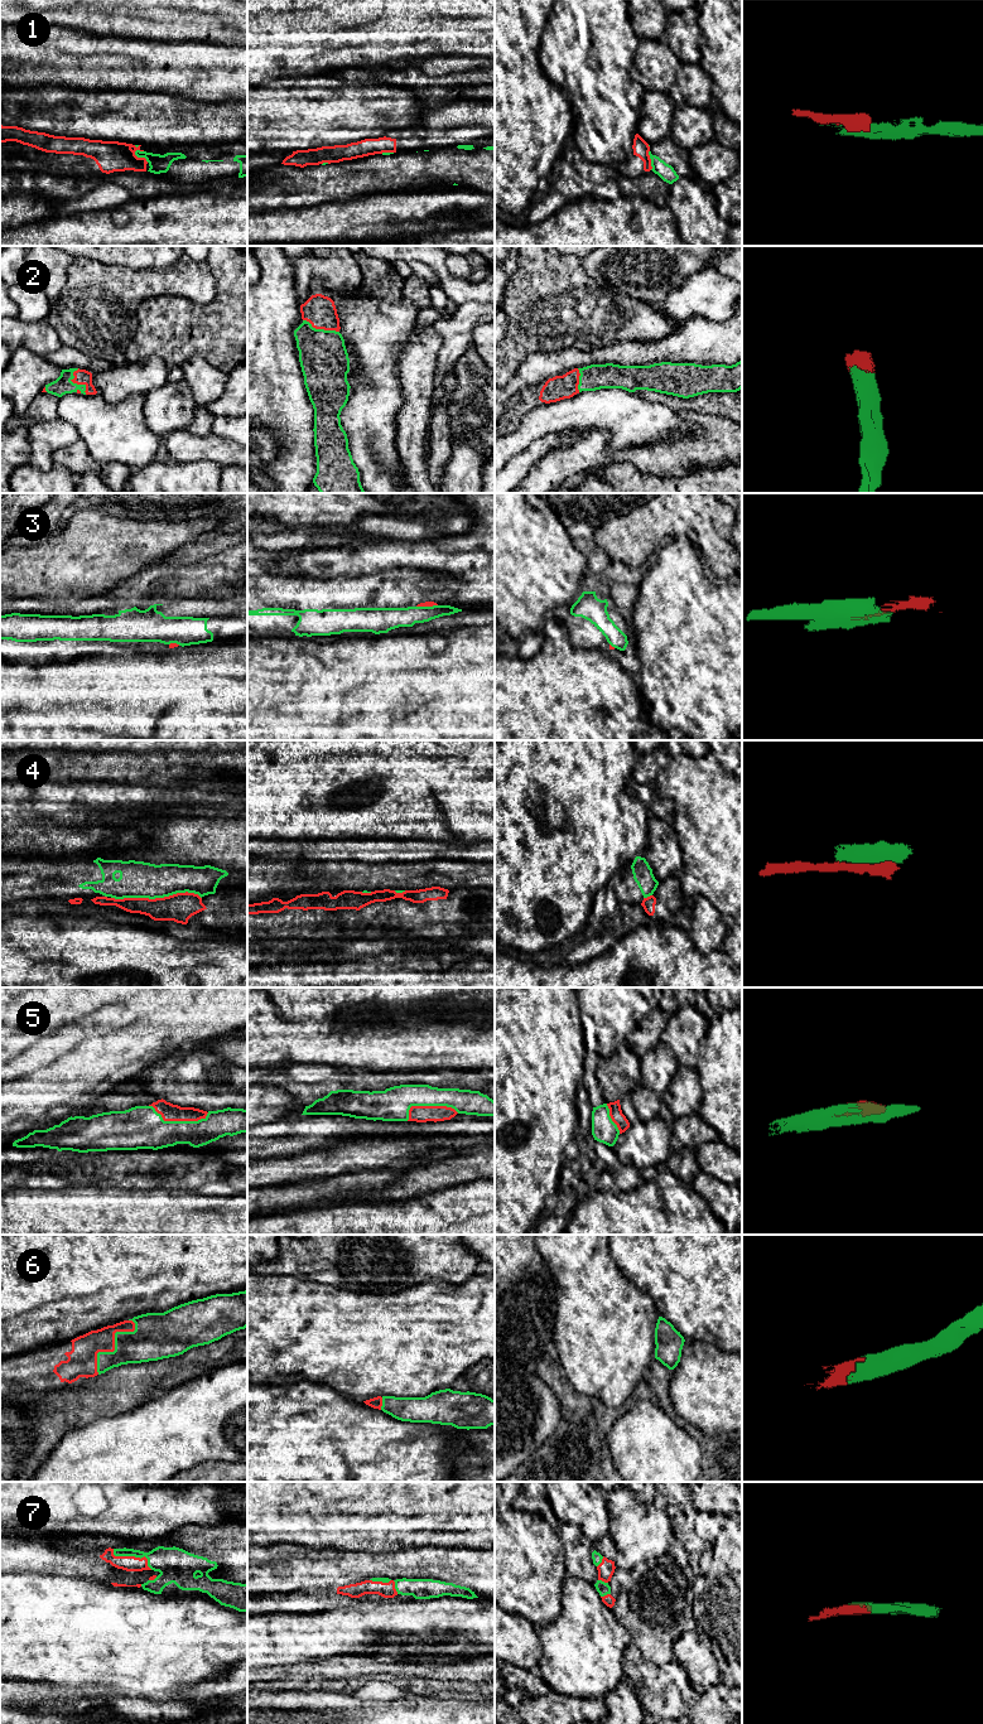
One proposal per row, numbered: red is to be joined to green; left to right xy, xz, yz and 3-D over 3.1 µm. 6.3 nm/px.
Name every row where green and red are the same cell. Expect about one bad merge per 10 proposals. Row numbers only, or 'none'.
2, 3, 5, 6, 7

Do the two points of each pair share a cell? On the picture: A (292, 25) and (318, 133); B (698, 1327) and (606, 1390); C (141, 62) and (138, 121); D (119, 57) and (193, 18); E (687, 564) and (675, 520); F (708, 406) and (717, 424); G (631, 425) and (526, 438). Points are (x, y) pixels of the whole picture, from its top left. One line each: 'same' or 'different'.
A: different
B: different
C: different
D: different
E: different
F: different
G: same

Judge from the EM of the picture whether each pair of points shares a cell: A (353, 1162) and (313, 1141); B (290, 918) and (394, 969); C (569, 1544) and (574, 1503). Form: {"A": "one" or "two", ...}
{"A": "two", "B": "two", "C": "two"}

